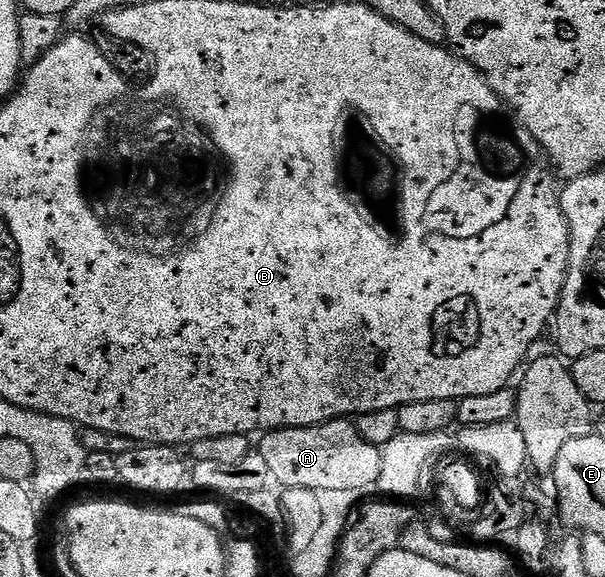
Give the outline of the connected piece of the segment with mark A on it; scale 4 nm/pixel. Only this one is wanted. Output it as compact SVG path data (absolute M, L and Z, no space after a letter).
M349 419L328 421L322 425L311 427L295 427L294 429L271 429L264 434L259 451L267 463L267 471L274 482L286 489L313 489L319 491L355 491L360 494L364 489L372 490L379 479L381 466L381 449L367 443L363 435L359 435L356 424Z

